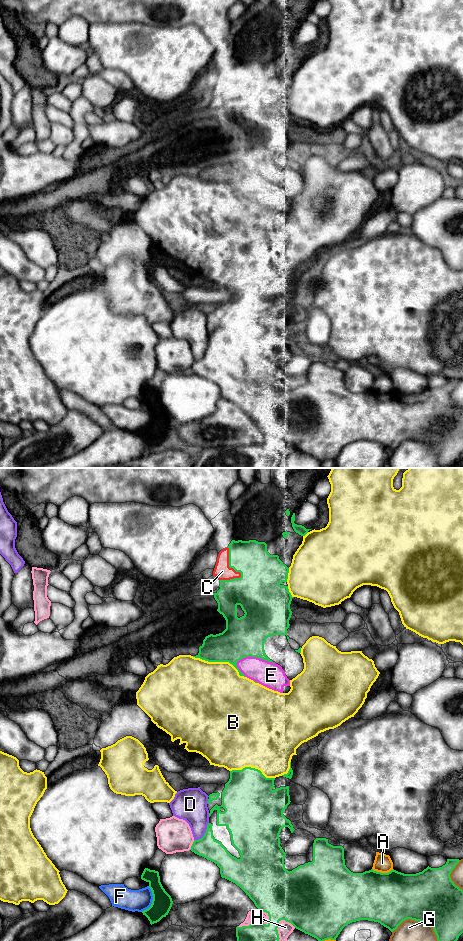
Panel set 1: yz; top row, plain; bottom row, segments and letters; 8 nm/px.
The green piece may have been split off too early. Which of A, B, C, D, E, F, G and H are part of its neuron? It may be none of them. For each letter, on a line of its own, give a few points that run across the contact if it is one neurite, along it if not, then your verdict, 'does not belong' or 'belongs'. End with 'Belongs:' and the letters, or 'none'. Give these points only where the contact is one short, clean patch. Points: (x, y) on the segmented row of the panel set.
A: does not belong
B: does not belong
C: does not belong
D: does not belong
E: does not belong
F: does not belong
G: does not belong
H: does not belong
Belongs: none

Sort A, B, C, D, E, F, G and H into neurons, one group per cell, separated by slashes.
A / B / C / D / E / F / G / H

